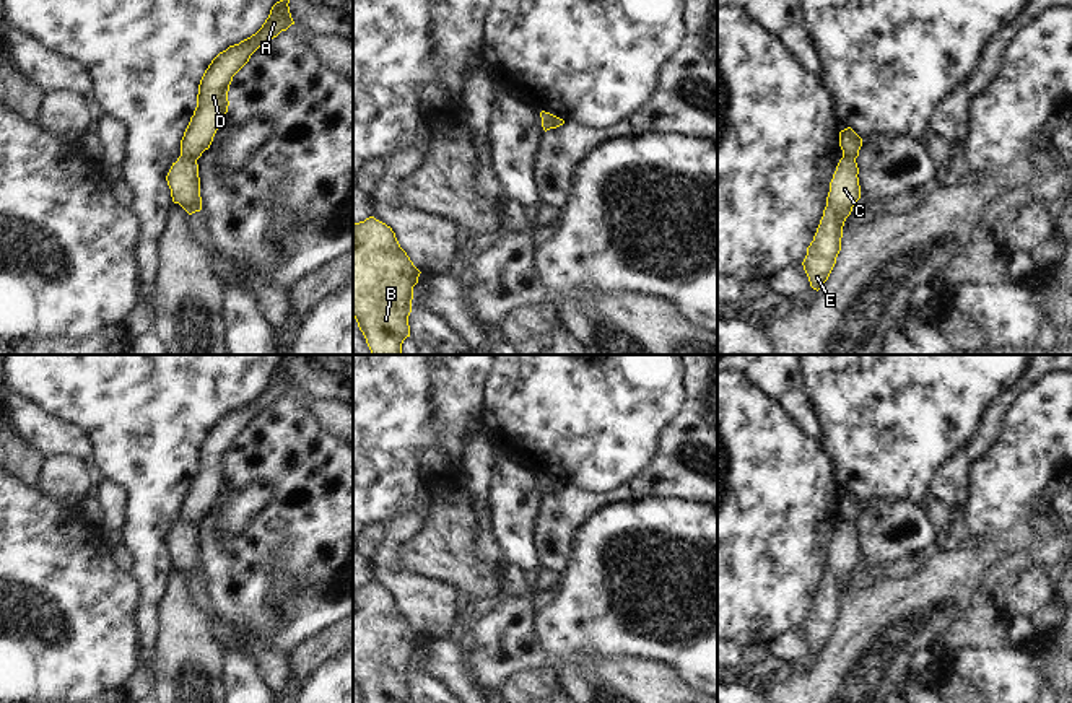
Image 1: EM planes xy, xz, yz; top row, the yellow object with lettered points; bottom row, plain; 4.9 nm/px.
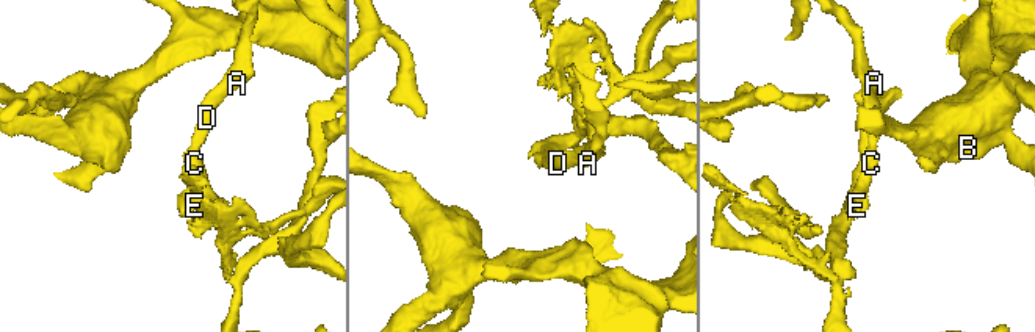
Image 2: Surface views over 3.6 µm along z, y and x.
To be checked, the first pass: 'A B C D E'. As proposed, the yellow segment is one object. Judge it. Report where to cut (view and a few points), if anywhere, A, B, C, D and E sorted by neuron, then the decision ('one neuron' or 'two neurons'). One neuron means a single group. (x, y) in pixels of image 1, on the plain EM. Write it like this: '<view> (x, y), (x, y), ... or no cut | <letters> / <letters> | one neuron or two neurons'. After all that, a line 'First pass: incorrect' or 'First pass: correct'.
xy (181, 519), (196, 526) | A B D / C E | two neurons
First pass: incorrect

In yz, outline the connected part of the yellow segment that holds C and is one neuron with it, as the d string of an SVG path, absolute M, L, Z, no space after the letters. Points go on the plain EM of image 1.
M841 522L826 561L823 581L802 627L810 651L820 654L841 615L843 591L861 563L859 532L854 522Z

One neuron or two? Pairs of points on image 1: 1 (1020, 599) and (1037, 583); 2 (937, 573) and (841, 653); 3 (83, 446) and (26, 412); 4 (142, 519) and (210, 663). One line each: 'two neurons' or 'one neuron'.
1: one neuron
2: one neuron
3: one neuron
4: two neurons

